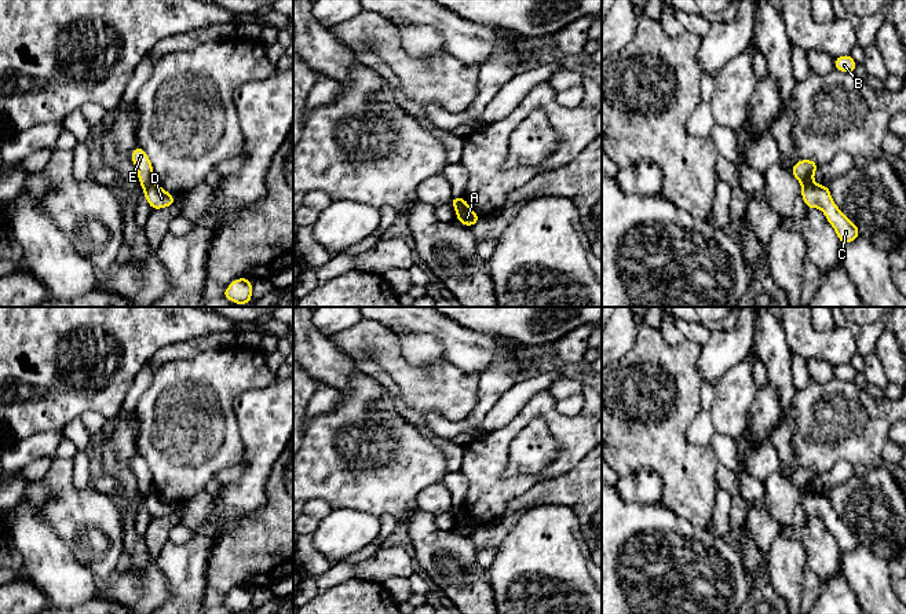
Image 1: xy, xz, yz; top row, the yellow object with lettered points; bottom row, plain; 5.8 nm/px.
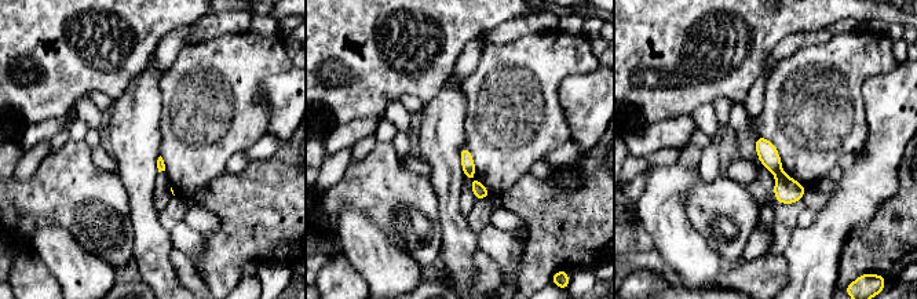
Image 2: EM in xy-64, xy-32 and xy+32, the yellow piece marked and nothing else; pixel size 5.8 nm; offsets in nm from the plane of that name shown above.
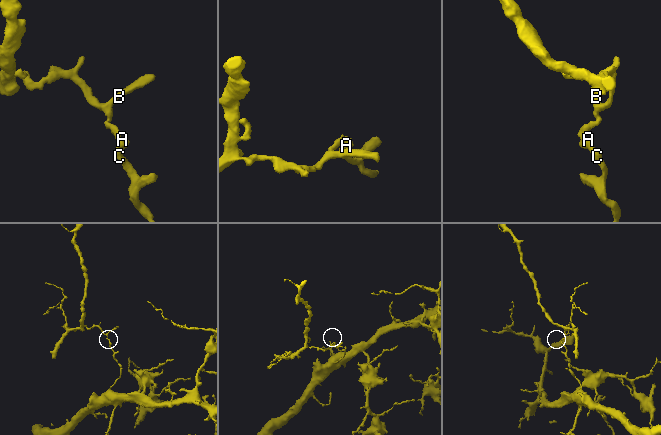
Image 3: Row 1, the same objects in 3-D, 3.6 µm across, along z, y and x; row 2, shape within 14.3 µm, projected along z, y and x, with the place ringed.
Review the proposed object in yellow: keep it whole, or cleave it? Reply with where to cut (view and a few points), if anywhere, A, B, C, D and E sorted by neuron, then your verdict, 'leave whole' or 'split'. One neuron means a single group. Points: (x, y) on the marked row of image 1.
cut in yz along (813, 181), (803, 186); A C D / B E; split

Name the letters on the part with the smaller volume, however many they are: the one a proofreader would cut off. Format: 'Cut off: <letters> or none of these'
Cut off: B, E

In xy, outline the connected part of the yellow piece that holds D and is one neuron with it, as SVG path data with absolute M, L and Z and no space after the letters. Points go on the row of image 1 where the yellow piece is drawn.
M156 182L143 189L143 195L151 209L161 209L175 204L175 197L161 189Z

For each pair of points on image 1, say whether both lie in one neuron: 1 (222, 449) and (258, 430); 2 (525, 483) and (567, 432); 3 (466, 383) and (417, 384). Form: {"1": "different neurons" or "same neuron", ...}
{"1": "different neurons", "2": "same neuron", "3": "same neuron"}

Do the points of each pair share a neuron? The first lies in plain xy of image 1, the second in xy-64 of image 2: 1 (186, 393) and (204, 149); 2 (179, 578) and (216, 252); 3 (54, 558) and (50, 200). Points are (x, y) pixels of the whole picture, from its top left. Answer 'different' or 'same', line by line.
1: same
2: different
3: different

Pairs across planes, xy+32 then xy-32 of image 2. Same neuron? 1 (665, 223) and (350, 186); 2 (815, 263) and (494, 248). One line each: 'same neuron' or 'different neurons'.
1: different neurons
2: same neuron

